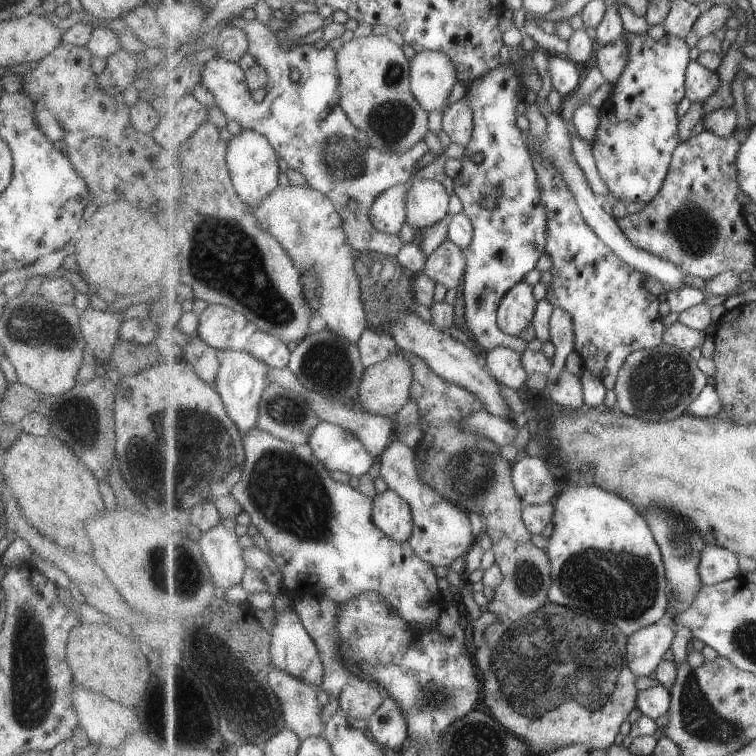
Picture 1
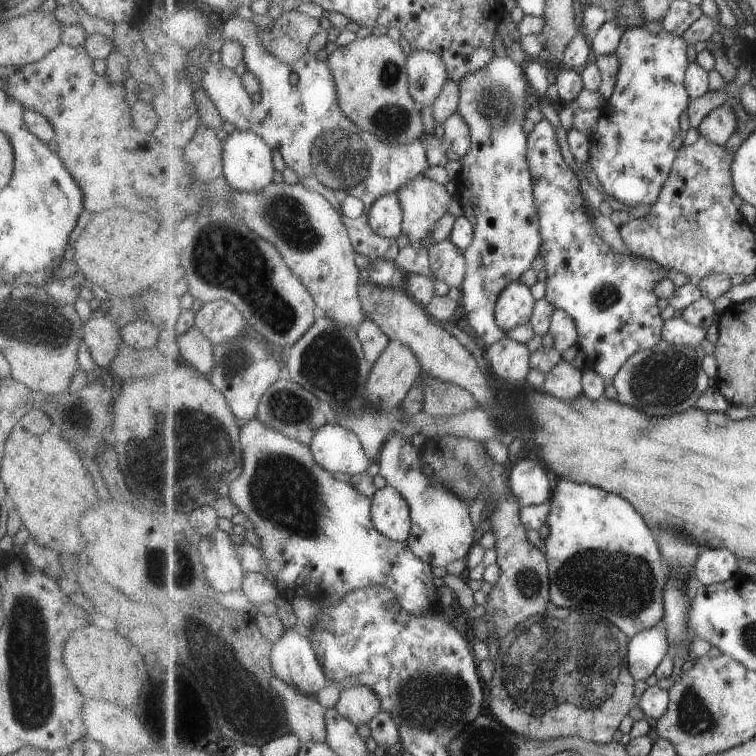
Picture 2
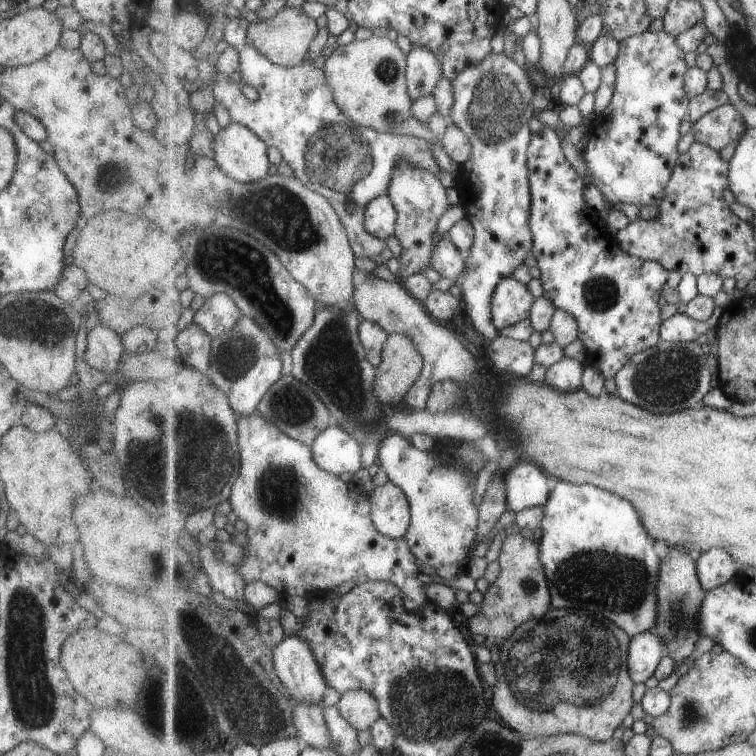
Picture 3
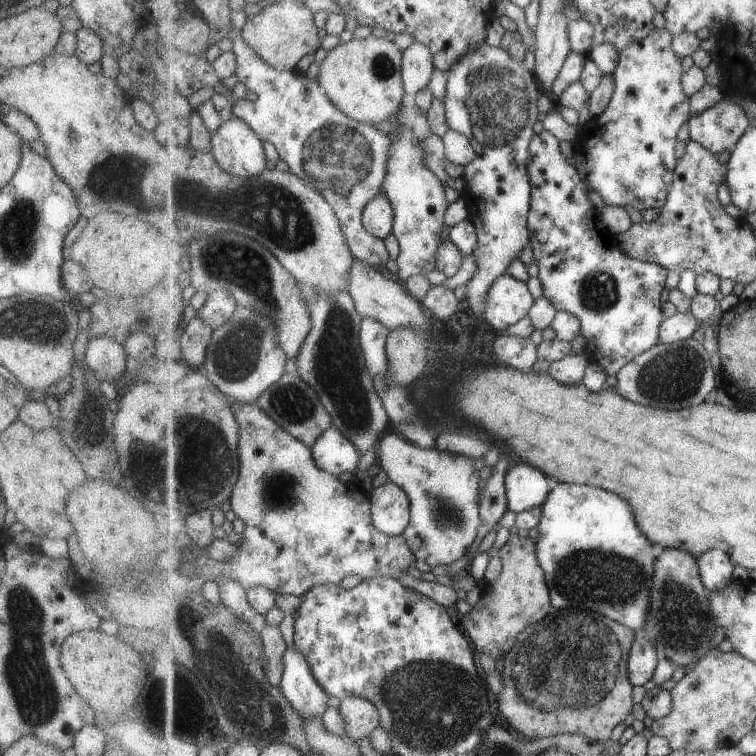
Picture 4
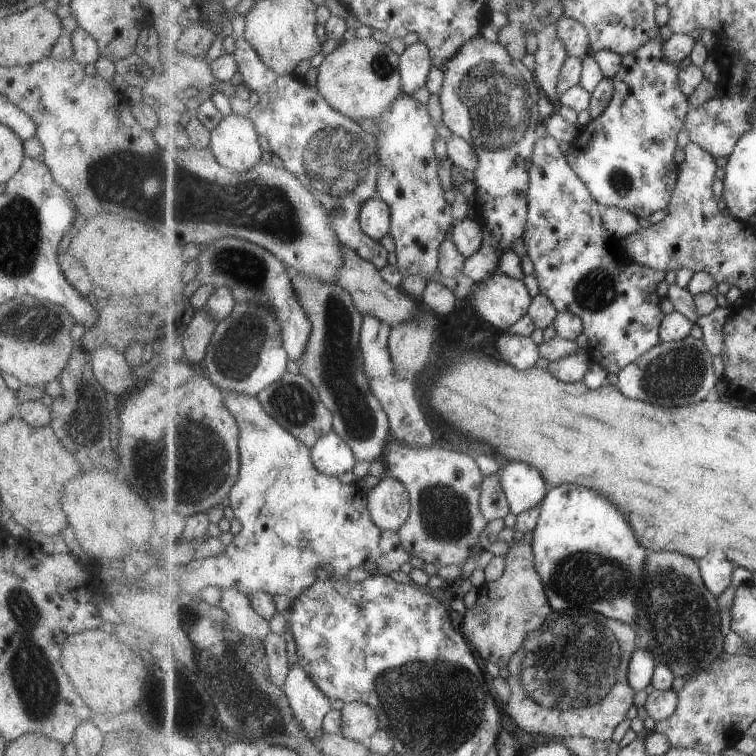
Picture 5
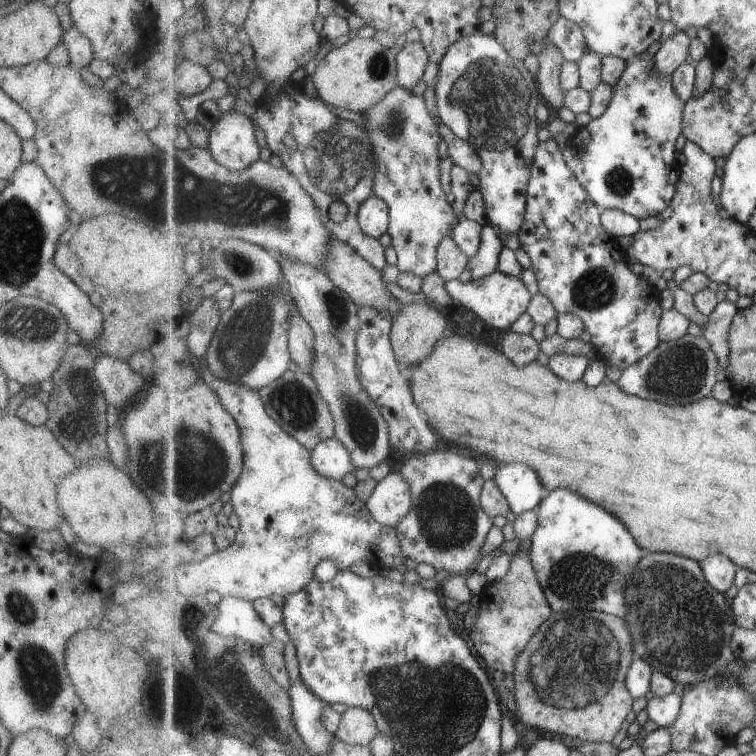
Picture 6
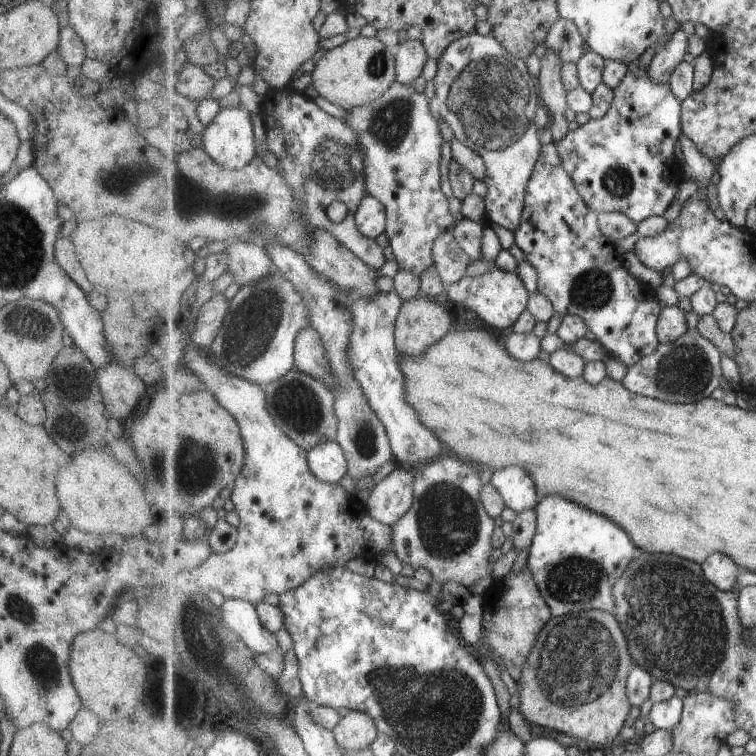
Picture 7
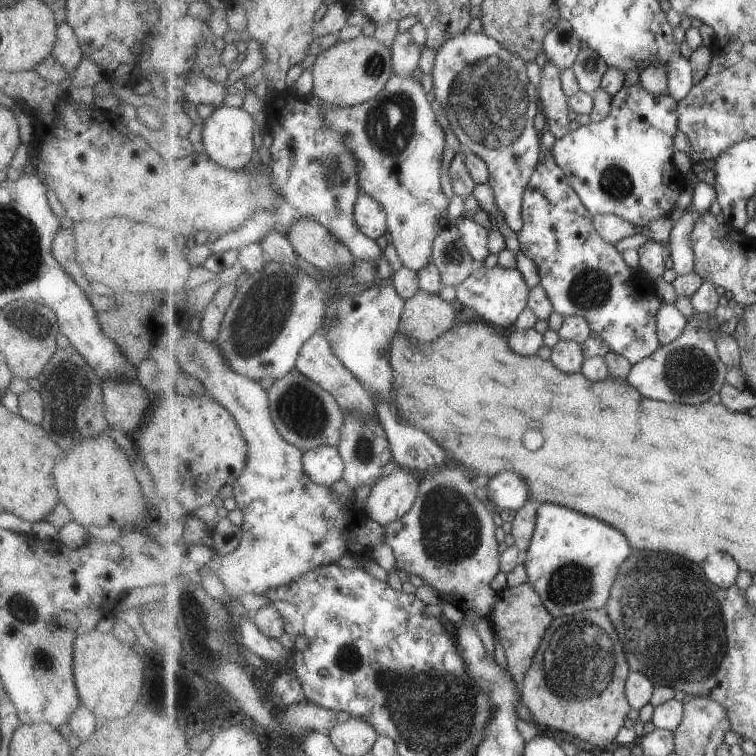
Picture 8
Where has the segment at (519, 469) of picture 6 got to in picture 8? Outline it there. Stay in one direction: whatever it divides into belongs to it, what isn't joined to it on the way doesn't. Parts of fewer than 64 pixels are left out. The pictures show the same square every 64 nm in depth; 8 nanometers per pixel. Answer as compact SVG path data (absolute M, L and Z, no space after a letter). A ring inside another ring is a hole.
M503 472L501 476L495 476L489 480L489 499L500 509L505 508L519 510L530 500L529 484L513 474L513 472Z

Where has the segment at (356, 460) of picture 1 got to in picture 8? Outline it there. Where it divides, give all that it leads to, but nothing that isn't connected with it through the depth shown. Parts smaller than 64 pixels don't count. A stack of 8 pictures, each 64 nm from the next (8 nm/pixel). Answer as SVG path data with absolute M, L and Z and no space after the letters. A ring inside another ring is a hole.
M323 445L304 452L304 467L317 484L329 487L343 479L345 463L337 447Z

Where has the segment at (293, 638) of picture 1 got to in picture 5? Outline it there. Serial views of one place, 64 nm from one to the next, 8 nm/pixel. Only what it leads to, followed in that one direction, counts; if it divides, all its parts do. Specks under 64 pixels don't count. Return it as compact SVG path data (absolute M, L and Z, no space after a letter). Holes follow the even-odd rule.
M298 661L291 666L284 689L295 716L303 722L307 734L317 739L324 730L325 715L331 710L329 697L323 694Z

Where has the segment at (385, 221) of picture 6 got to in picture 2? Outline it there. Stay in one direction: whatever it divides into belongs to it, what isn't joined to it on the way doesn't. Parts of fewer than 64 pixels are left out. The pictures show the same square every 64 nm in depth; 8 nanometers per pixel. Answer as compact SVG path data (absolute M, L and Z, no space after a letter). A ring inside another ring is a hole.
M396 192L379 197L367 211L368 224L376 234L395 240L402 235L404 211Z

